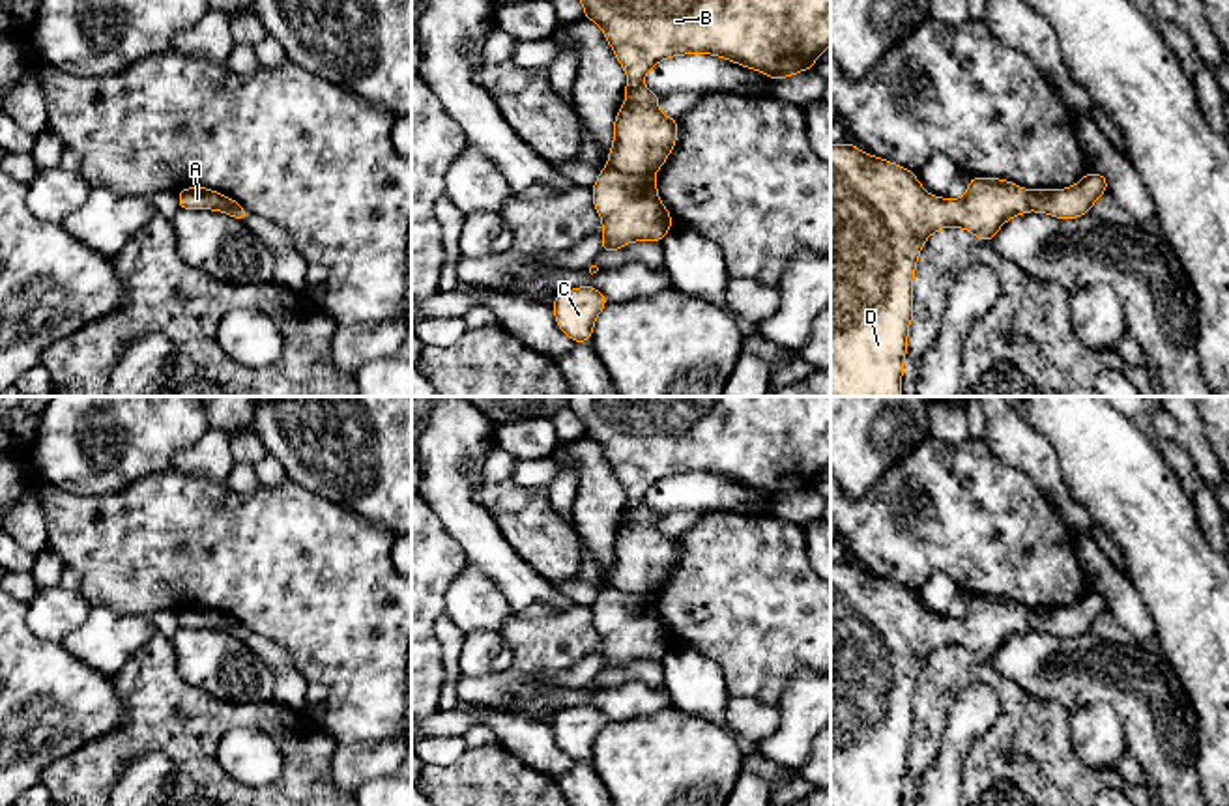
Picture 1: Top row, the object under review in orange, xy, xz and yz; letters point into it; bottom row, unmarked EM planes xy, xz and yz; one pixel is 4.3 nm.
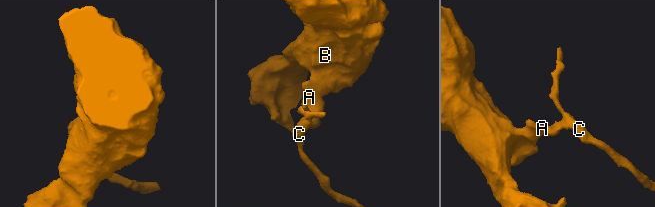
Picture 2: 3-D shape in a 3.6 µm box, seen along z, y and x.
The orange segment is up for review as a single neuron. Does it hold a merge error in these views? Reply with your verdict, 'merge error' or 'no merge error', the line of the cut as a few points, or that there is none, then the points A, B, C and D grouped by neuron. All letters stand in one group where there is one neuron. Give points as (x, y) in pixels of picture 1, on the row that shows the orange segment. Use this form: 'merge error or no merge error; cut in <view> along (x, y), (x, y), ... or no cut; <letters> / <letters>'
merge error; cut in xz along (608, 165), (625, 174), (651, 176); A C / B D

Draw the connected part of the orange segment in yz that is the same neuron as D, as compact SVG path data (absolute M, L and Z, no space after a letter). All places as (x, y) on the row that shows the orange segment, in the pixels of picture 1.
M831 144L831 396L902 396L907 333L913 320L913 275L920 249L935 230L958 226L988 243L1010 217L1023 215L1029 209L1029 191L1006 180L975 176L962 198L937 198L918 183L915 172L875 155L868 155L853 144Z

